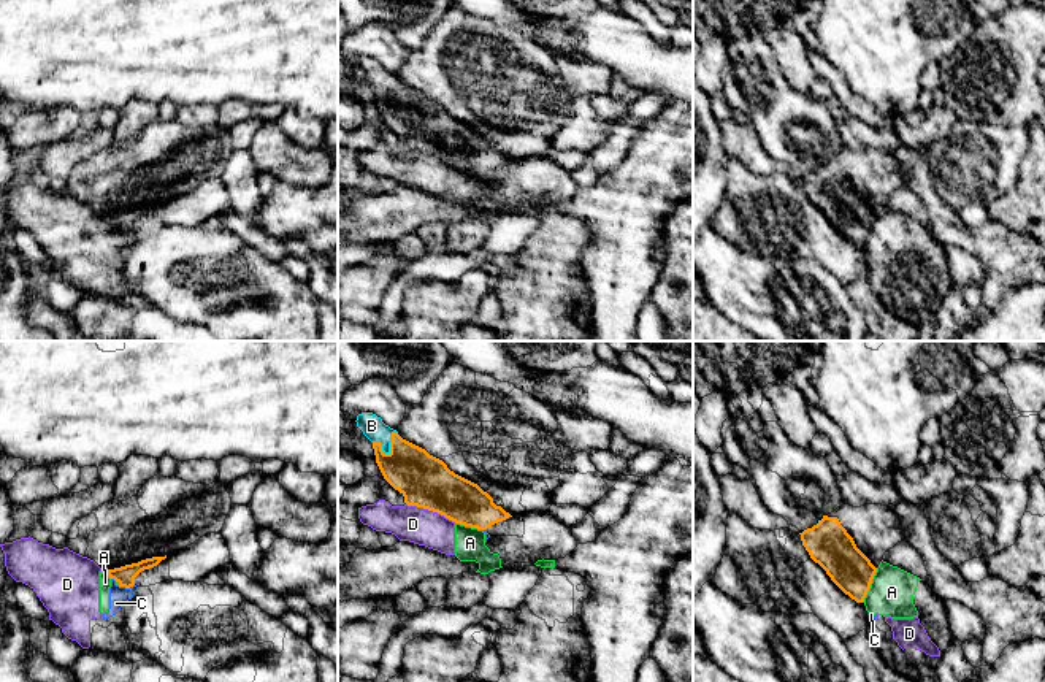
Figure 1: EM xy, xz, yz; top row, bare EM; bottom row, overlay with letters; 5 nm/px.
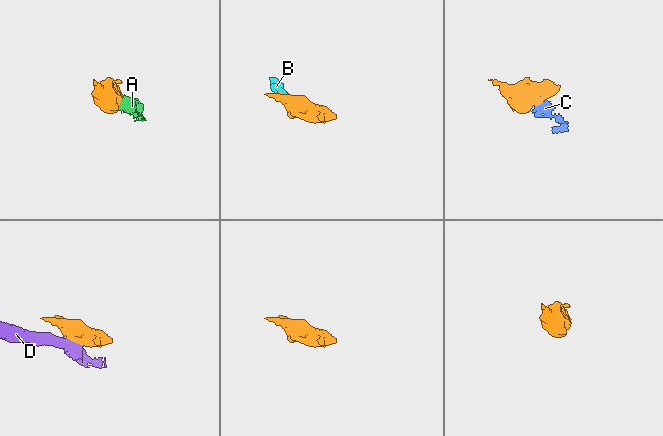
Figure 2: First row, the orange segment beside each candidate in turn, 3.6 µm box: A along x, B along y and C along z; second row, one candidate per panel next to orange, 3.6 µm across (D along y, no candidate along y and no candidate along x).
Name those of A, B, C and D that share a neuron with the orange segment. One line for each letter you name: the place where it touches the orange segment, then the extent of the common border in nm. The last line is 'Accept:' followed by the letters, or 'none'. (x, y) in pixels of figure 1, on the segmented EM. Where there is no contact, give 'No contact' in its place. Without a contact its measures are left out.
B: Touches orange at xz (390, 451). Shared border 140 nm
Accept: B

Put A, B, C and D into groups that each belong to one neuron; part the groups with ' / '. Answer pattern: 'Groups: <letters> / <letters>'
Groups: A C D / B

